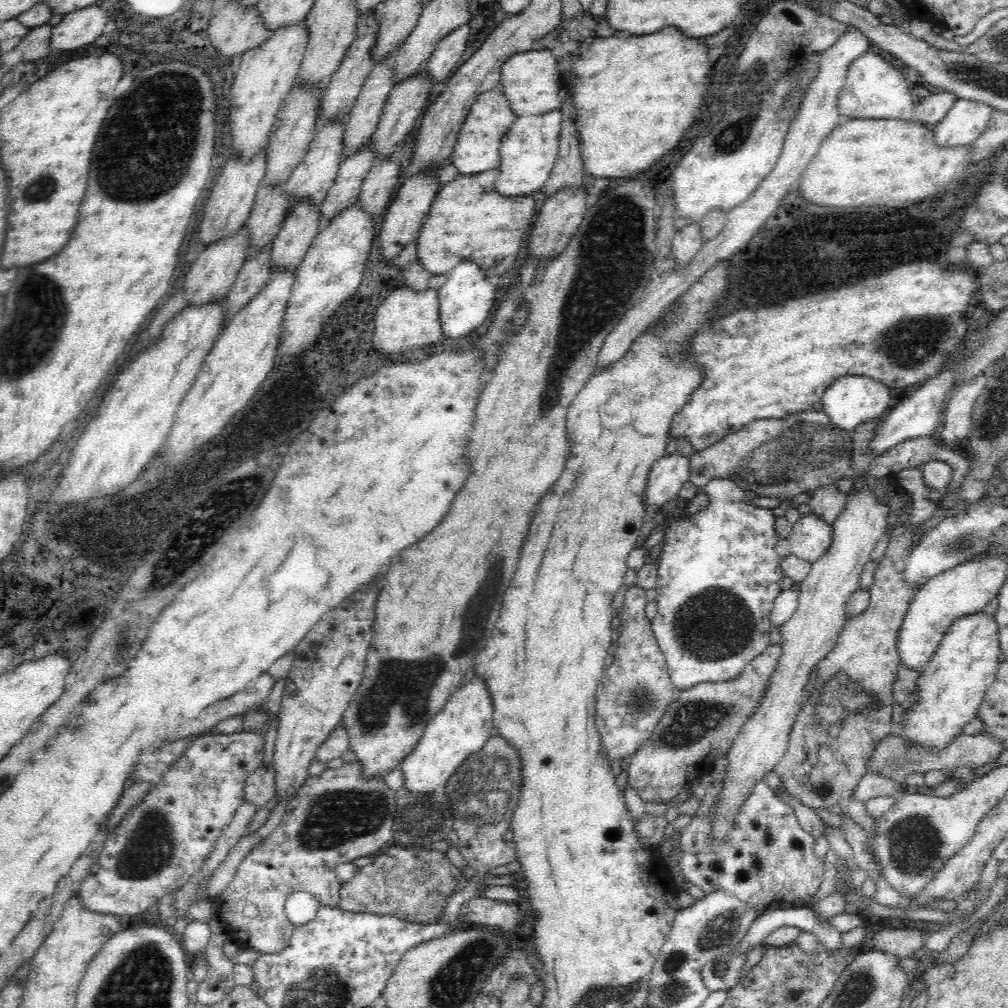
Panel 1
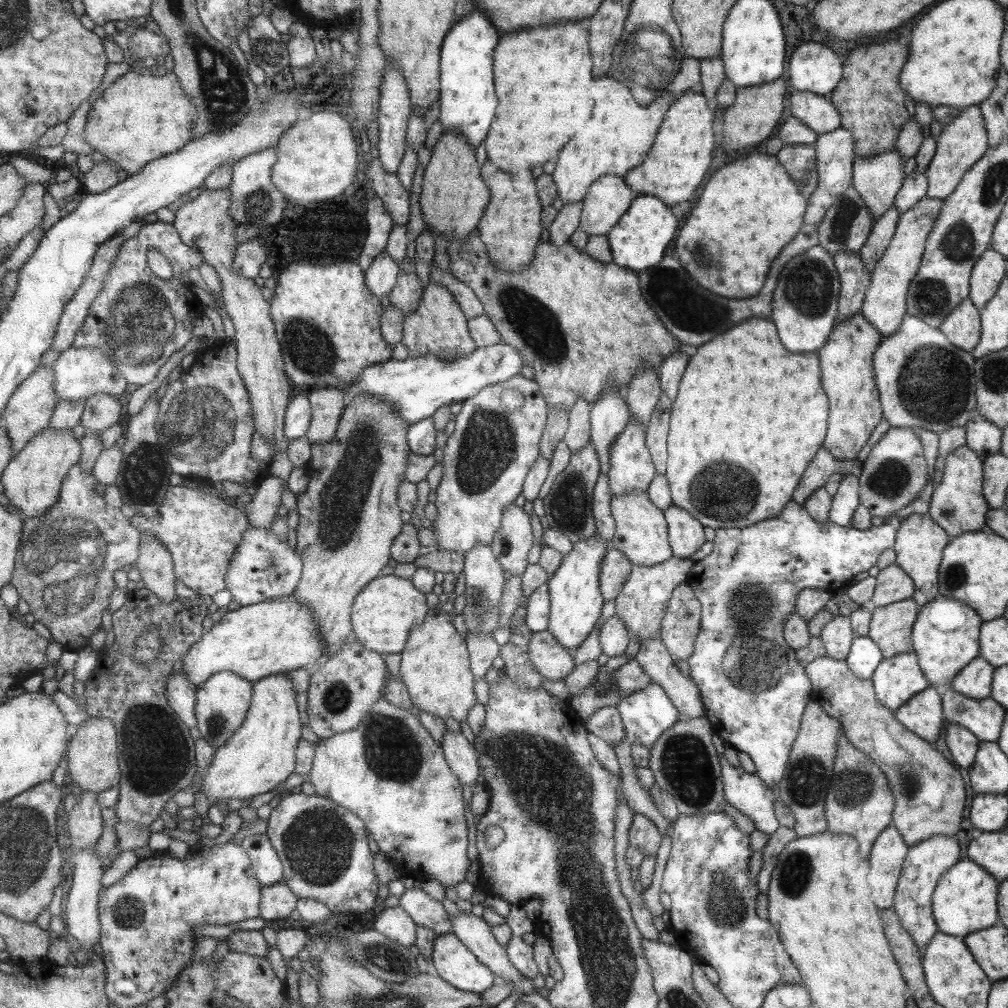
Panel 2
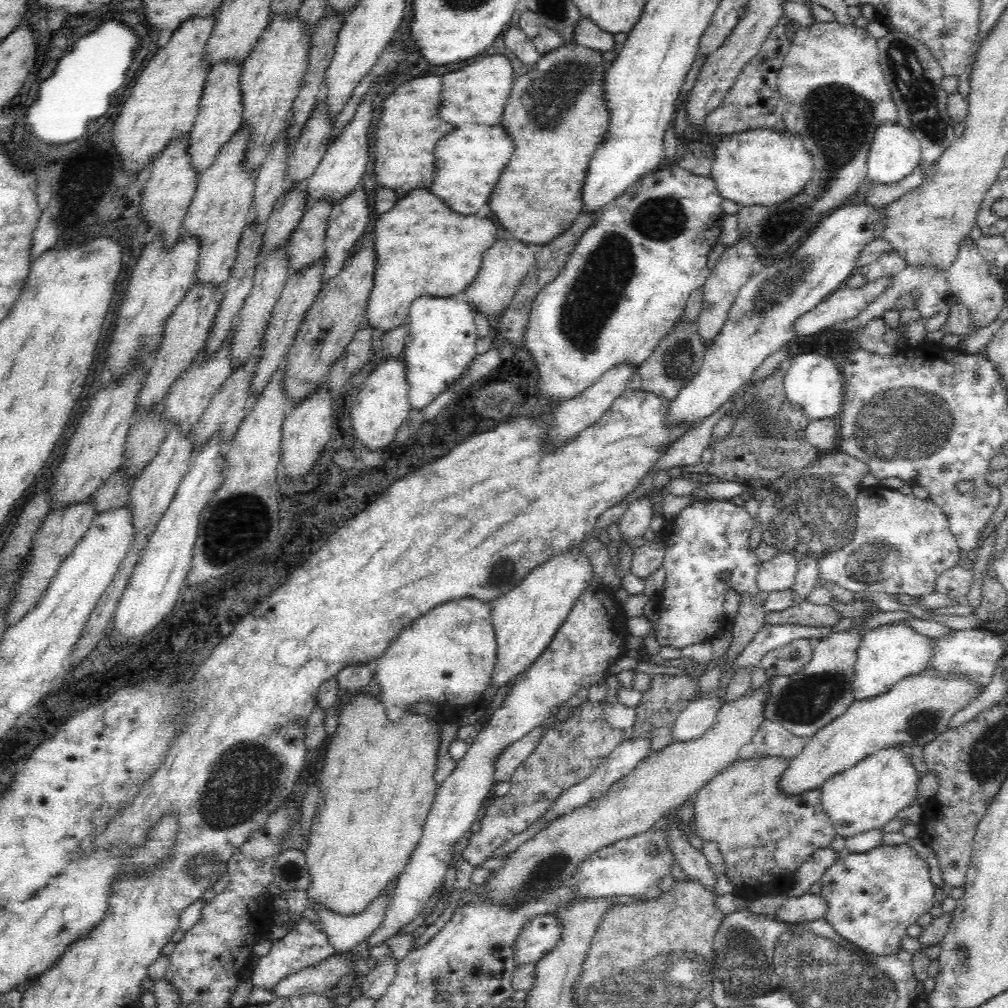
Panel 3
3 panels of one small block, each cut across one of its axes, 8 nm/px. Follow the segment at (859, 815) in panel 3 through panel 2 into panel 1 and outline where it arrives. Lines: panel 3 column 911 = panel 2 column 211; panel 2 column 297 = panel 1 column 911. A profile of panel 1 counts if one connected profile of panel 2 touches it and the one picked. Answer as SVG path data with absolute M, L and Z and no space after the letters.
M982 609L962 616L952 623L935 654L927 661L918 680L918 706L906 720L902 737L914 745L928 745L934 751L950 744L961 734L961 728L975 718L978 705L994 682L1000 662L999 625L995 614Z

